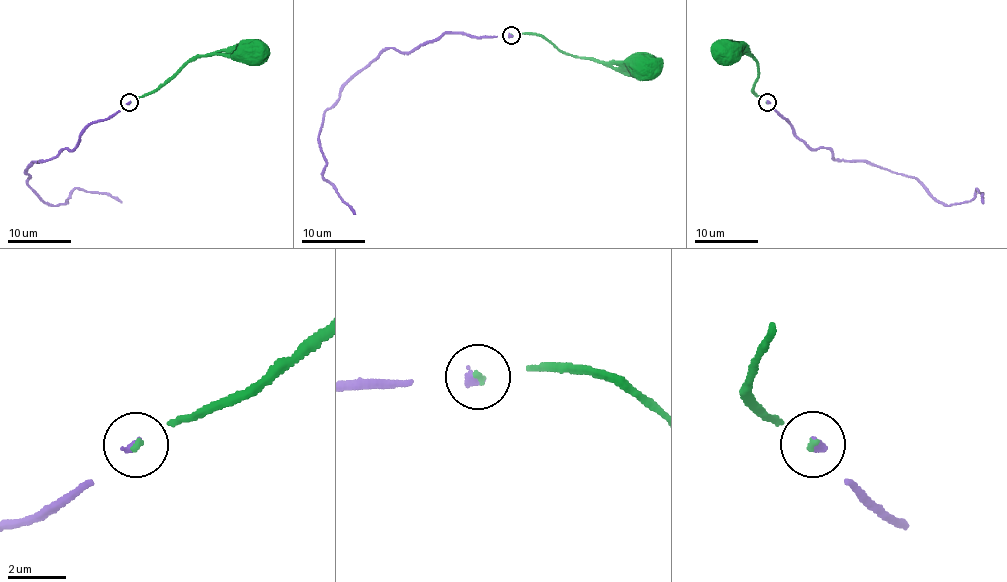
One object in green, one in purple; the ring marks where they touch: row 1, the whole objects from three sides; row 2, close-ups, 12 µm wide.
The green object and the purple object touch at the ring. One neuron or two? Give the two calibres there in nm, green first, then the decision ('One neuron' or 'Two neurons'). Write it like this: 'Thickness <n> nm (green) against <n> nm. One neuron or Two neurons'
Thickness 120 nm (green) against 240 nm. One neuron

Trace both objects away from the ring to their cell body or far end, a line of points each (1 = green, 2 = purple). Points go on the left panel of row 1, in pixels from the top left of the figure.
1: (129, 102), (150, 93), (190, 61), (208, 54), (255, 53)
2: (129, 102), (91, 123), (73, 149), (32, 162), (27, 173), (54, 205), (77, 189), (121, 202)

